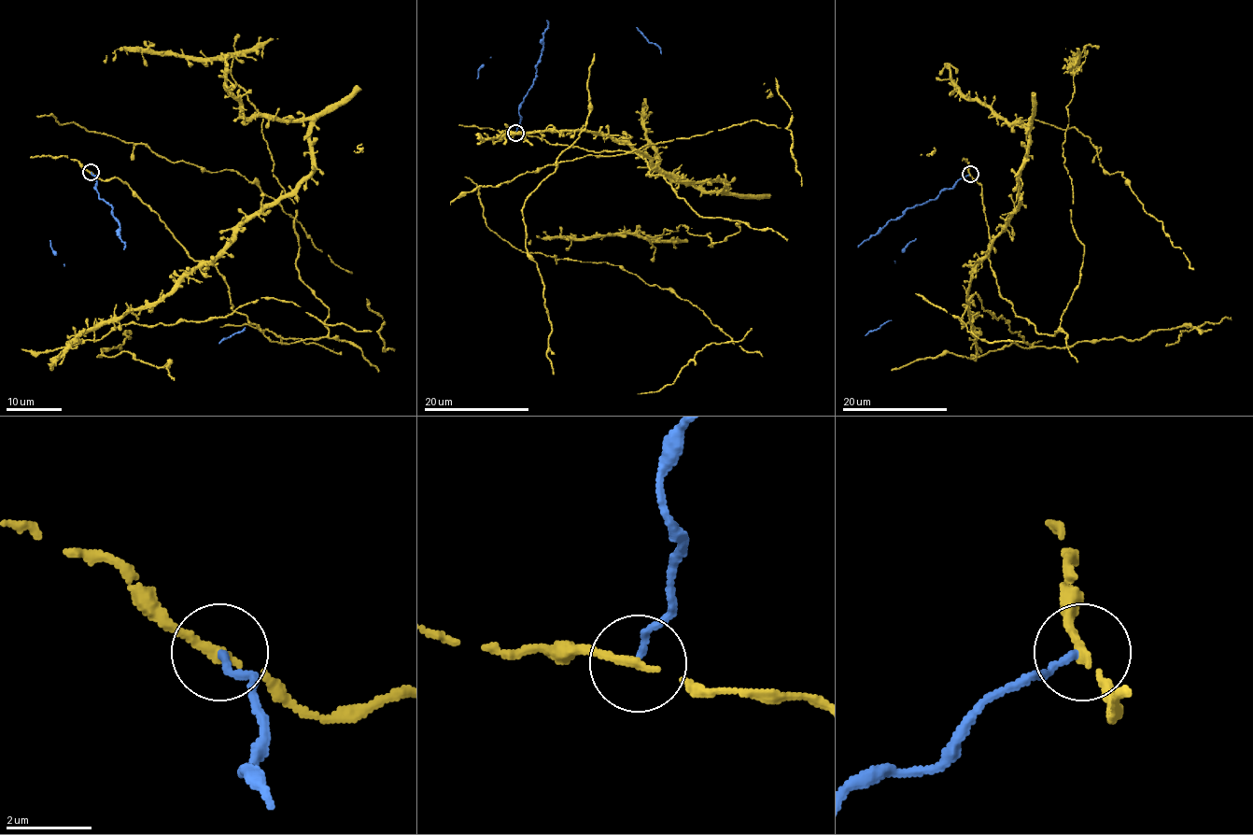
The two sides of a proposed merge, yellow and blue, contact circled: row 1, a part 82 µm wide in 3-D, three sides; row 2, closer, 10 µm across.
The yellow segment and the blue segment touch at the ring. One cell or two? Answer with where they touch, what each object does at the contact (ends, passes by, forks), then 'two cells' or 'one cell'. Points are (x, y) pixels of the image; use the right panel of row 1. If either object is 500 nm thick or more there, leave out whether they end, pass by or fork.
at (970, 174); yellow passes by; blue ends there; two cells

